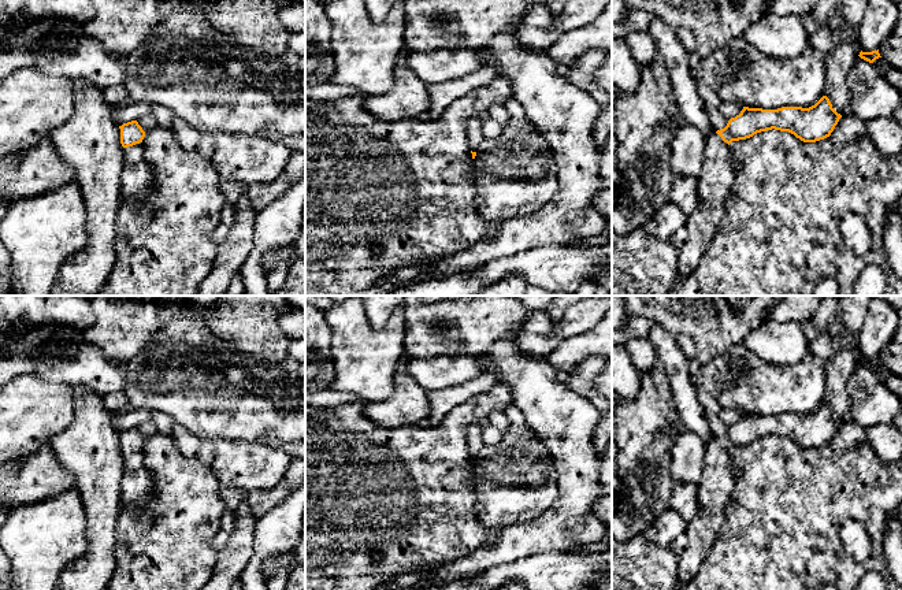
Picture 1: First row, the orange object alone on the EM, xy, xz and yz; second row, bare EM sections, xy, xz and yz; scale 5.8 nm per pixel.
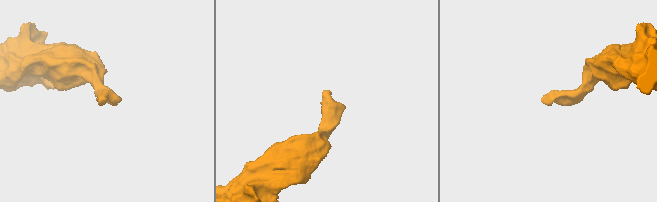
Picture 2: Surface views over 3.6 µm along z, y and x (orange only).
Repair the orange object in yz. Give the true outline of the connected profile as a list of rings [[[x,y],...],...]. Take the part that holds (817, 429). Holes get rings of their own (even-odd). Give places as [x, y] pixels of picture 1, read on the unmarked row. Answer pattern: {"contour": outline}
{"contour": [[[823,402],[809,415],[743,413],[724,435],[708,441],[706,461],[697,490],[697,515],[687,523],[684,534],[671,546],[679,557],[679,583],[688,583],[697,575],[724,524],[725,508],[736,483],[736,468],[730,457],[732,448],[775,435],[788,438],[803,449],[816,449],[829,444],[840,424],[829,405]]]}

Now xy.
{"contour": [[[137,427],[119,433],[123,453],[123,476],[120,480],[122,506],[138,506],[155,498],[155,478],[149,471],[142,446],[145,438]]]}

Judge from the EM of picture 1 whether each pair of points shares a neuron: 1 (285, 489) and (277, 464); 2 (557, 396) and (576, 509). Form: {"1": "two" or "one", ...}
{"1": "two", "2": "one"}

